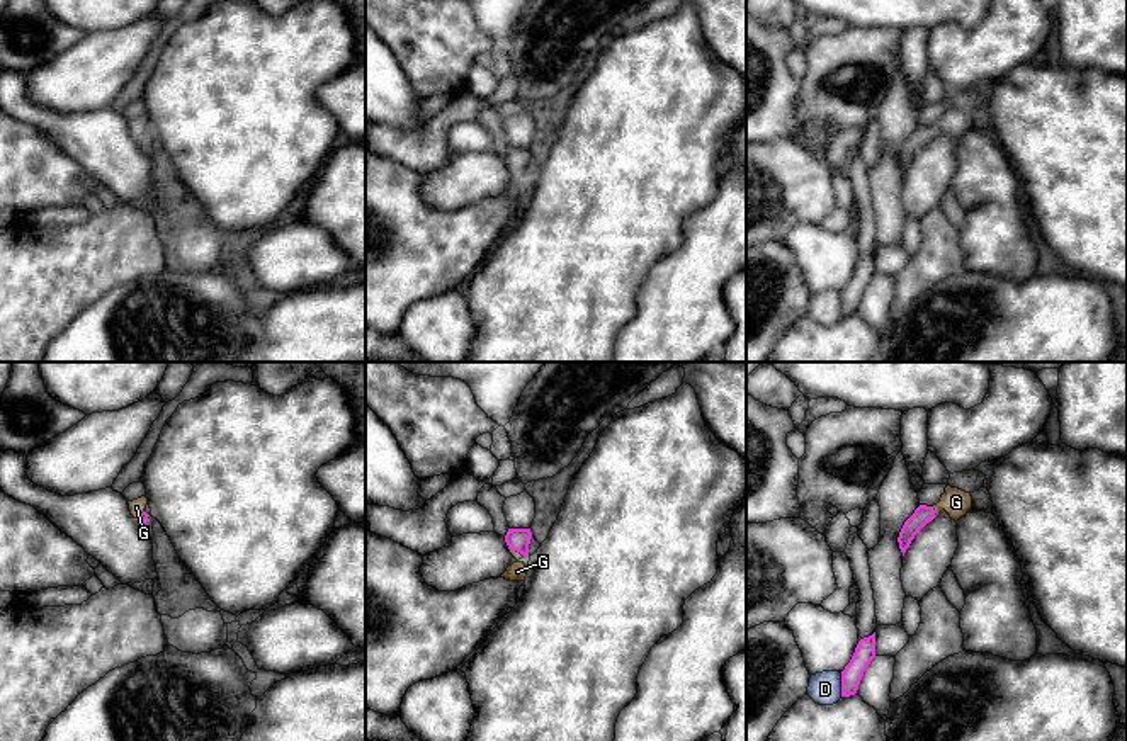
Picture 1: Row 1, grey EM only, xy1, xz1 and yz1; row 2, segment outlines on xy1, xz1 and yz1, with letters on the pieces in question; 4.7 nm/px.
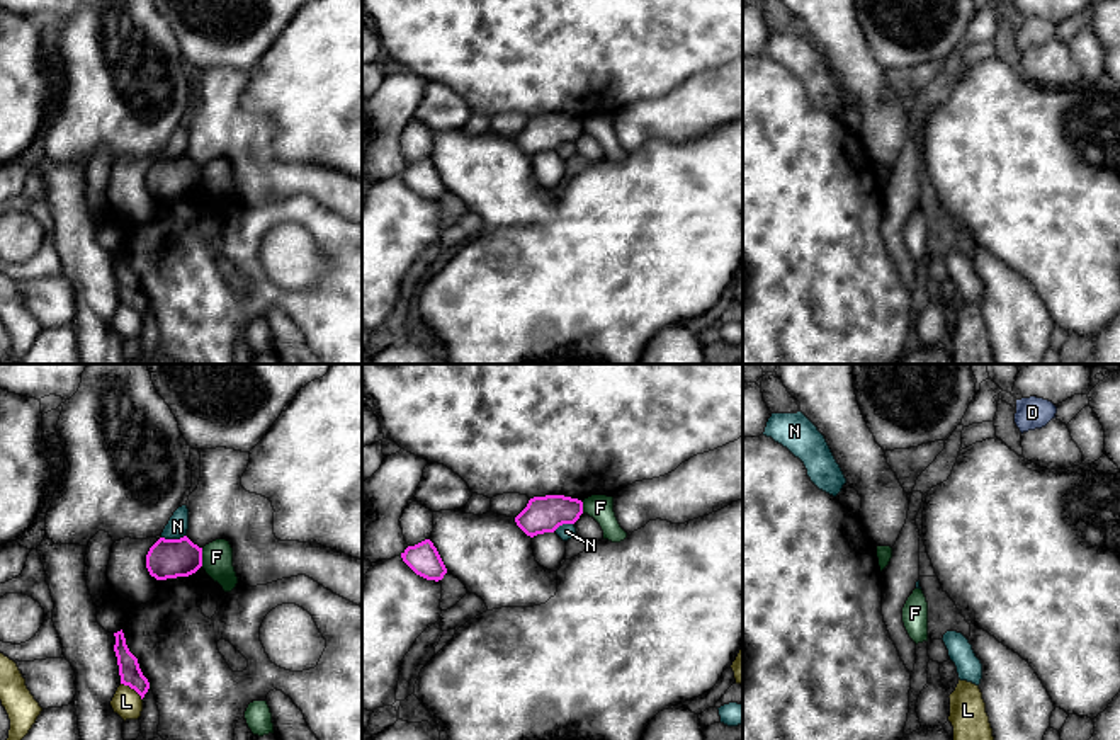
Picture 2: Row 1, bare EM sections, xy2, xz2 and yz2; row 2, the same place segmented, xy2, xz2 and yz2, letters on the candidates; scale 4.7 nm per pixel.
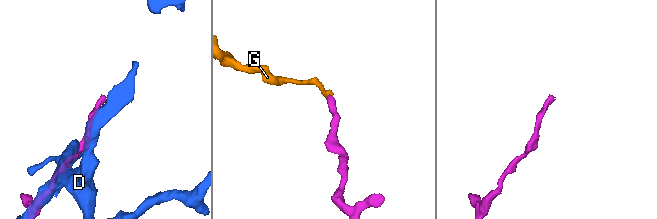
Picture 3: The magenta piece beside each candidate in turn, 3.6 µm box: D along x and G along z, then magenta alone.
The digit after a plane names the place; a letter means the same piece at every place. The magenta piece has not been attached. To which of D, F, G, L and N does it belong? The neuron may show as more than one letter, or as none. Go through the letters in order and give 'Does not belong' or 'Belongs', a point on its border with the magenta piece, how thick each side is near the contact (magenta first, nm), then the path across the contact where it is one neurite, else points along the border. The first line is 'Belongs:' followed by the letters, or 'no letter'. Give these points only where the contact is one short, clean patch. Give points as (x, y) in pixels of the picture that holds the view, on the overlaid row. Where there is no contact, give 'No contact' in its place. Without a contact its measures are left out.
Belongs: G
D: Does not belong. Touches magenta at yz1 (842, 685). Thickness 100 nm (magenta) against 160 nm. Boundary: yz1 (840, 673), (842, 695)
F: Does not belong. Touches magenta at xy2 (201, 557). Thickness 190 nm (magenta) against 140 nm. Boundary: xy2 (201, 548), (203, 565)
G: Belongs. Touches magenta at xz1 (517, 551). Thickness 110 nm (magenta) against 90 nm. Path across: xz1 (517, 539), (517, 551), (517, 571)
L: Does not belong. Touches magenta at xy2 (133, 688). Thickness 100 nm (magenta) against 140 nm. Boundary: xy2 (121, 683), (128, 684), (141, 700)
N: Does not belong. Touches magenta at xy2 (174, 540). Thickness 190 nm (magenta) against 100 nm. Boundary: xy2 (186, 535), (162, 538)

